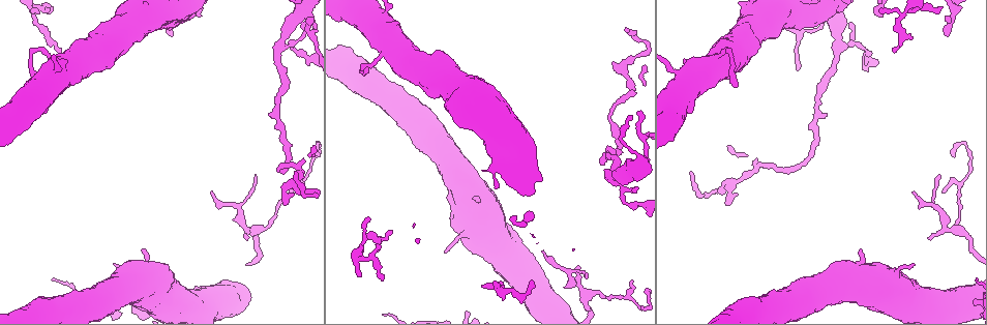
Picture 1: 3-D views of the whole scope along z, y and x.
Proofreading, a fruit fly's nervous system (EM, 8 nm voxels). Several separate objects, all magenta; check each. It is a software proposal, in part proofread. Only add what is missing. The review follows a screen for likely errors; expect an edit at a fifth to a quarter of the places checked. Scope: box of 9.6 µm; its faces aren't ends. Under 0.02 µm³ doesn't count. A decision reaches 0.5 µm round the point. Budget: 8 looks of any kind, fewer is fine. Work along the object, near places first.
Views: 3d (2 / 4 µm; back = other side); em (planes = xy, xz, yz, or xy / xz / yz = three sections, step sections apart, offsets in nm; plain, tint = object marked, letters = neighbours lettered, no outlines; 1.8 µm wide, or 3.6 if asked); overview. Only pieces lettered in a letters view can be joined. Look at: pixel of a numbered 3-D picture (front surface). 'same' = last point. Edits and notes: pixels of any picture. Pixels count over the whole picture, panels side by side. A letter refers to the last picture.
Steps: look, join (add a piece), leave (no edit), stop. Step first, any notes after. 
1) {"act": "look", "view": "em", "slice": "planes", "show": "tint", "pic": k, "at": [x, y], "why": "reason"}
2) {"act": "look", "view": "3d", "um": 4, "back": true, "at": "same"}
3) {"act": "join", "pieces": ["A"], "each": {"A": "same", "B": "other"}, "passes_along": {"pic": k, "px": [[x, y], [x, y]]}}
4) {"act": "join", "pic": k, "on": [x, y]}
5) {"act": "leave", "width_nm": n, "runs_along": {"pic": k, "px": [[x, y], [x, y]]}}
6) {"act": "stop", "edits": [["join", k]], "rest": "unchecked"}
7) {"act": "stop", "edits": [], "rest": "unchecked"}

{"act": "look", "view": "em", "slice": "planes", "show": "letters", "pic": 1, "at": [370, 219], "why": "branch stops here"}

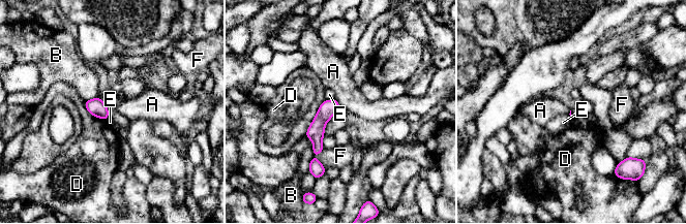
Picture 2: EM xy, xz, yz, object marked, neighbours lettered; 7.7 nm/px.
{"act": "leave", "longest_contact_nm": ["D", 340], "each": {"A": "other", "B": "other", "D": "other", "E": "other", "F": "other"}, "found": "no lettered piece goes on from it"}

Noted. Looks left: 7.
{"act": "look", "view": "3d", "um": 4, "pic": 1, "at": [169, 33], "why": "free end"}

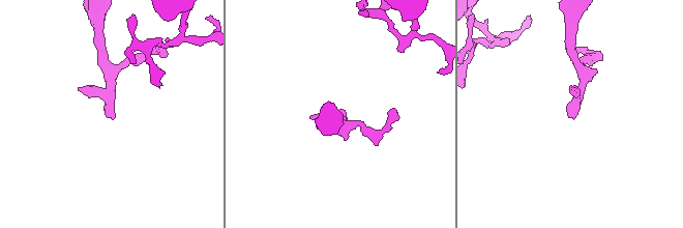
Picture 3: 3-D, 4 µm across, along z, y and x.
{"act": "look", "view": "em", "um": 3.6, "slice": "planes", "show": "letters", "pic": 3, "at": [568, 117], "why": "now the EM"}

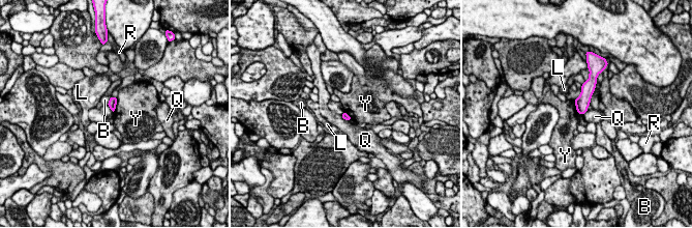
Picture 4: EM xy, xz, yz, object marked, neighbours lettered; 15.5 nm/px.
{"act": "leave", "each": {"B": "other", "L": "other", "Q": "other", "R": "other", "Y": "other"}, "border": {"pic": 4, "px": [[117, 98], [114, 112]]}, "found": "no lettered piece goes on from it"}

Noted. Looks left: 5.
{"act": "look", "view": "em", "slice": "planes", "show": "plain", "pic": 1, "at": [285, 205], "why": "an open end"}

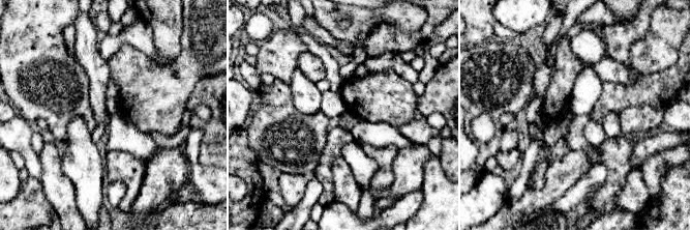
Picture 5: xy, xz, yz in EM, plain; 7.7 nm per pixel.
{"act": "look", "view": "em", "slice": "planes", "show": "letters", "at": "same", "why": "what lies round it"}

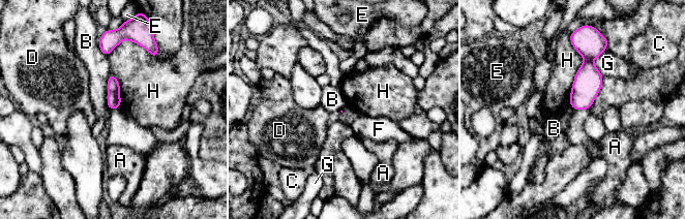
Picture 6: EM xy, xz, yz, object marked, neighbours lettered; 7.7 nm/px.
{"act": "leave", "each": {"A": "other", "B": "other", "C": "other", "D": "other", "E": "other", "F": "other", "G": "other", "H": "other"}, "border": {"pic": 6, "px": [[110, 73], [108, 82], [109, 108]]}, "found": "no lettered piece goes on from it"}

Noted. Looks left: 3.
{"act": "stop", "edits": [], "rest": "unchecked"}

